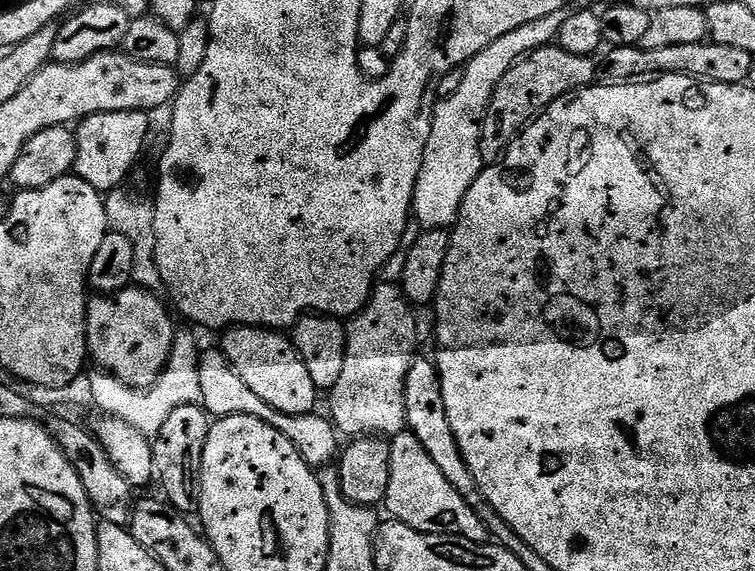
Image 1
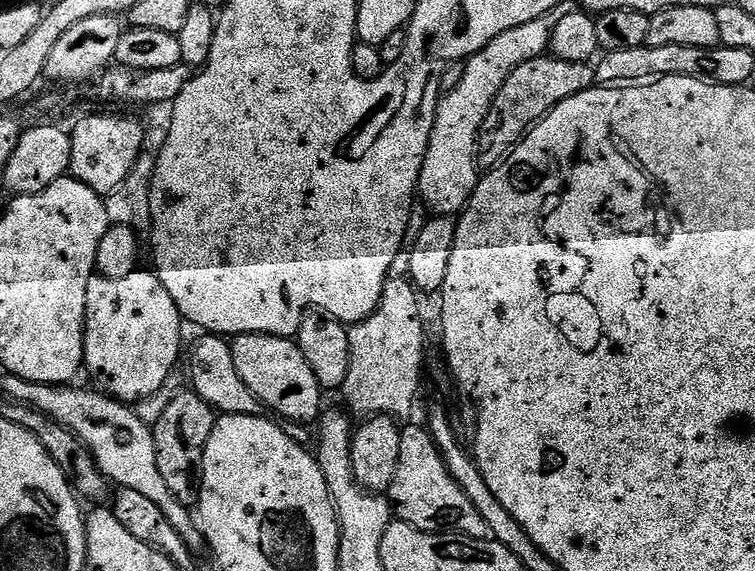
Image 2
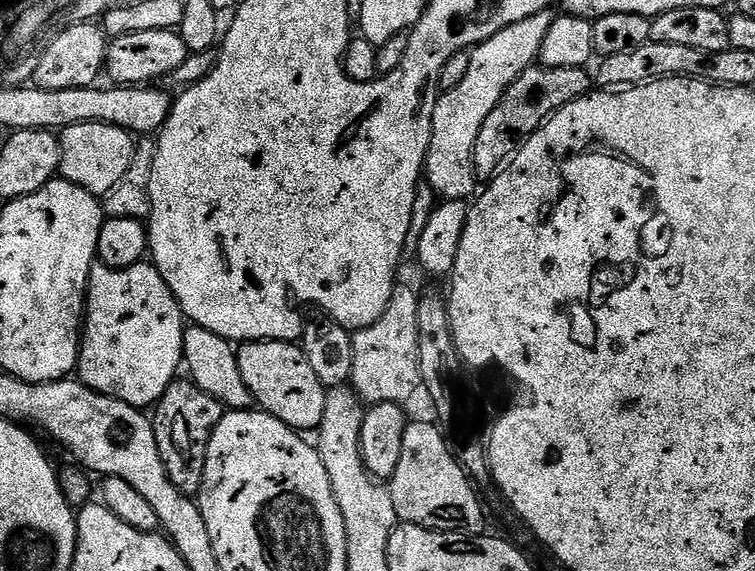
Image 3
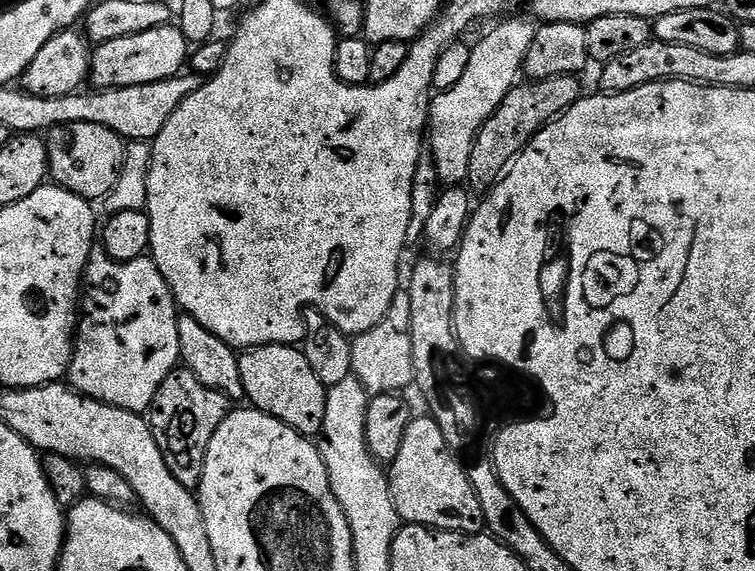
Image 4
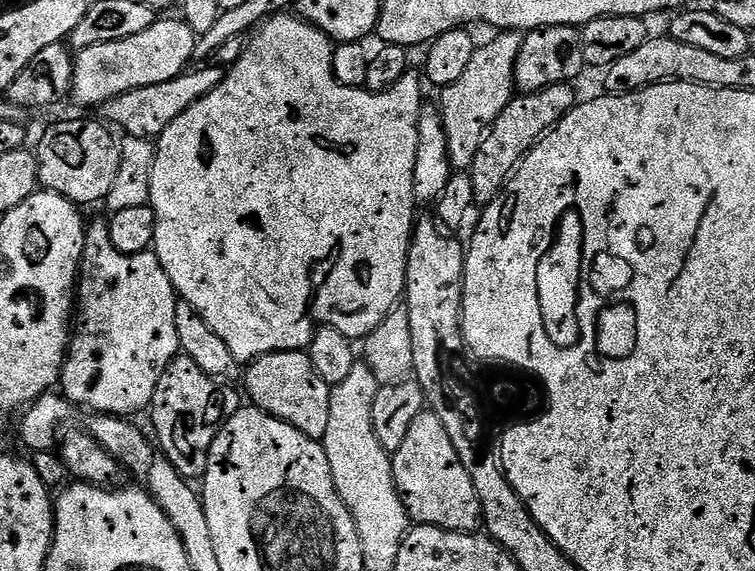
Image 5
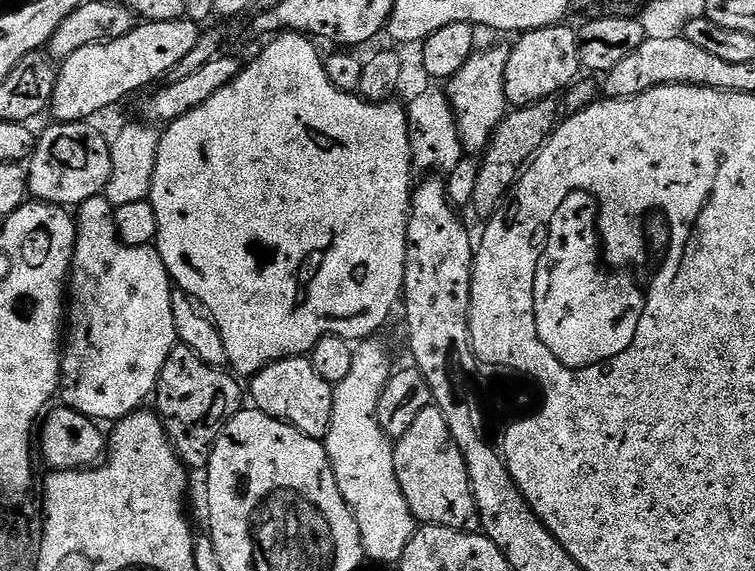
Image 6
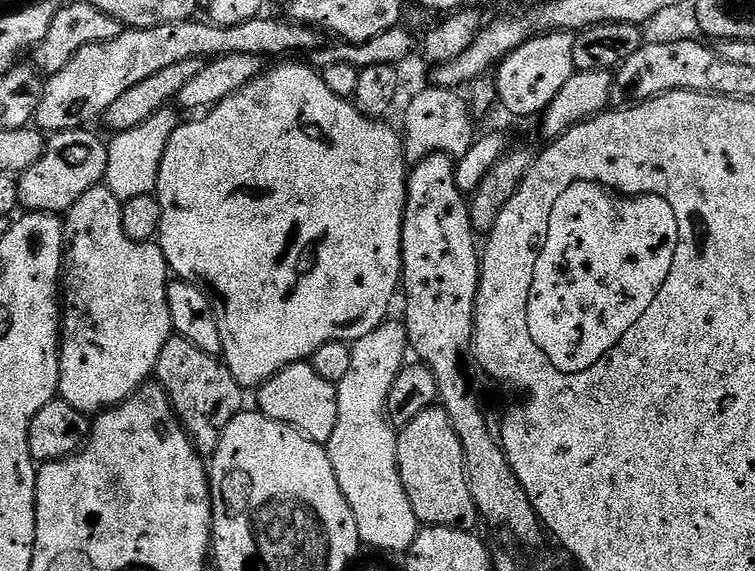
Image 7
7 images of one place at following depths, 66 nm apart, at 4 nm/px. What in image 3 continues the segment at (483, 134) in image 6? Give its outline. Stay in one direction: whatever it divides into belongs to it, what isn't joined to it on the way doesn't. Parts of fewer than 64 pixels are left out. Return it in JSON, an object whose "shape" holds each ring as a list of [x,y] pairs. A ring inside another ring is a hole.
{"shape":[[[547,8],[538,14],[530,14],[530,18],[522,18],[522,22],[514,22],[514,26],[506,26],[506,30],[498,30],[494,38],[486,38],[486,42],[471,49],[470,67],[466,69],[462,82],[437,95],[423,179],[441,201],[467,201],[477,191],[478,181],[472,155],[478,134],[482,134],[482,126],[486,118],[490,118],[494,106],[502,102],[502,94],[510,90],[512,83],[526,69],[539,61],[542,38],[546,38],[546,32],[556,17],[557,13]]]}

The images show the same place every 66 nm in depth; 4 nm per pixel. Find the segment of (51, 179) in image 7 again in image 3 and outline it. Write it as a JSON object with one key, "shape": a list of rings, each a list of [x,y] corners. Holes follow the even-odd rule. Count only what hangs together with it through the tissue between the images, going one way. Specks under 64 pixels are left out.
{"shape":[[[86,122],[65,128],[59,133],[59,138],[59,175],[97,198],[108,197],[114,190],[114,186],[122,182],[126,170],[130,170],[130,162],[134,162],[138,143],[133,133],[122,130],[118,126],[98,122]]]}

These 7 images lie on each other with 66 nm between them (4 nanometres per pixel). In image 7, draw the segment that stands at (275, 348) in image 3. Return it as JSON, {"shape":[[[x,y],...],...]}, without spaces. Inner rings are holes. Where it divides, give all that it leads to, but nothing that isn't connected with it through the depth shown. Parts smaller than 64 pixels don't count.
{"shape":[[[301,362],[286,366],[278,374],[274,374],[274,378],[260,385],[258,395],[260,395],[258,410],[266,418],[274,418],[274,422],[288,424],[314,442],[328,445],[330,434],[334,434],[334,426],[338,426],[336,385],[326,382],[326,378],[321,378],[312,369],[311,363]]]}

